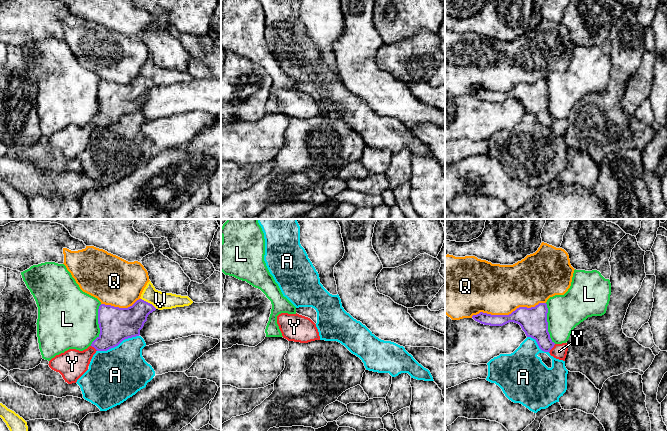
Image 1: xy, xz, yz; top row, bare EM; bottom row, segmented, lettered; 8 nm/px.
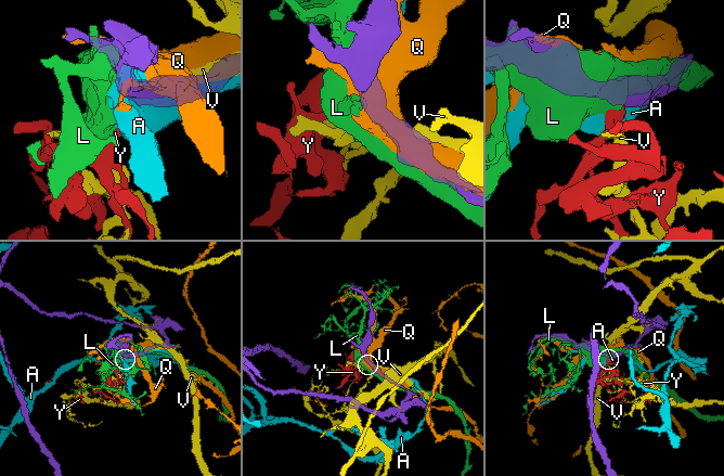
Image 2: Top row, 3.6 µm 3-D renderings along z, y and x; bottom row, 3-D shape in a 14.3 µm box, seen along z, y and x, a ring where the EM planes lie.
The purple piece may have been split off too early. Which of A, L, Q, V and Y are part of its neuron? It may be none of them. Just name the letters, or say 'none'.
none

